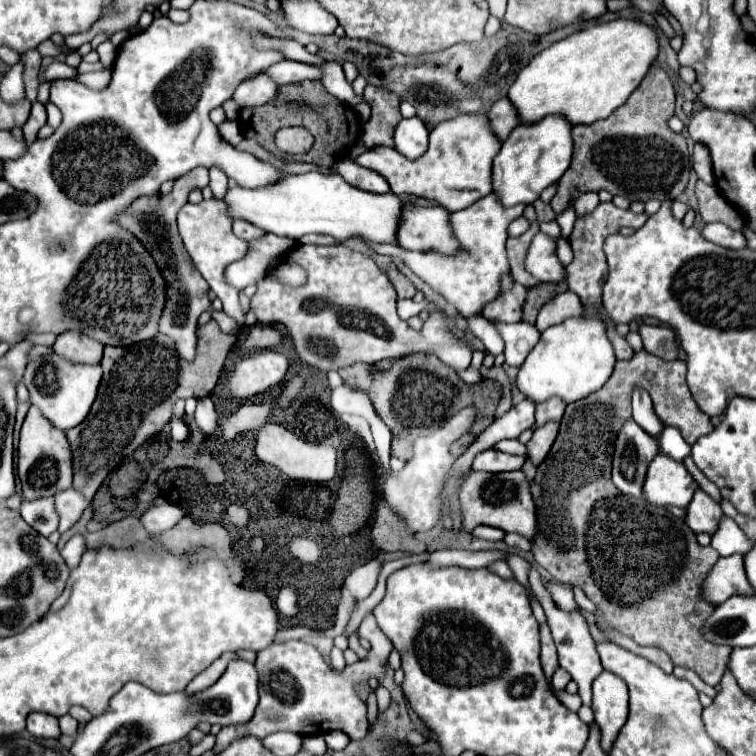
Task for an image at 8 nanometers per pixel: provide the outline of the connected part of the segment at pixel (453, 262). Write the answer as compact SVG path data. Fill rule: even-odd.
M489 194L465 210L453 212L449 218L453 236L459 242L457 252L443 254L437 250L421 252L421 250L403 250L395 244L375 244L367 242L367 246L375 254L401 258L425 284L429 284L435 292L439 292L449 304L453 304L465 318L479 314L495 294L501 292L501 278L511 274L505 242L507 242L507 228L509 224L523 214L523 204L513 208L501 208L495 194Z

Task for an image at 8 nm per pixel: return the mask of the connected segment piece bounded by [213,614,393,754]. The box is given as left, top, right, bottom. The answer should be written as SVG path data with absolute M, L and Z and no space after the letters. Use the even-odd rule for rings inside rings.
M367 614L359 626L359 630L366 630L362 633L371 645L369 656L361 662L355 662L351 666L345 666L341 672L333 672L329 664L325 664L319 650L311 644L305 644L301 640L289 640L281 644L271 644L265 650L257 652L257 672L259 672L259 694L261 700L255 708L255 716L247 724L239 726L227 726L221 728L215 740L213 752L223 752L233 740L255 736L263 740L265 736L287 730L301 736L311 734L327 734L329 730L343 730L351 740L361 740L369 728L367 722L367 708L365 702L355 692L355 682L361 682L363 678L369 680L383 676L383 662L387 660L393 644L391 640L379 630L375 616ZM365 670L365 676L363 676Z

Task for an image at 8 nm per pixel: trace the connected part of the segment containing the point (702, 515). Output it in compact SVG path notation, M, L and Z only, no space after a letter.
M697 488L693 494L693 500L687 506L687 514L685 514L687 526L693 532L713 534L715 524L719 524L721 516L723 516L721 506L709 494L705 494L701 488Z

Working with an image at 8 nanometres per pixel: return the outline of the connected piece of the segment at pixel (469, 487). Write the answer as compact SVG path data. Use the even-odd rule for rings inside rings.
M471 470L459 486L459 504L461 504L461 530L472 532L475 526L487 525L493 528L501 528L503 532L519 532L525 538L533 538L535 534L535 506L531 502L529 482L523 476L523 472L501 472L501 474L489 474L489 472L477 472Z

